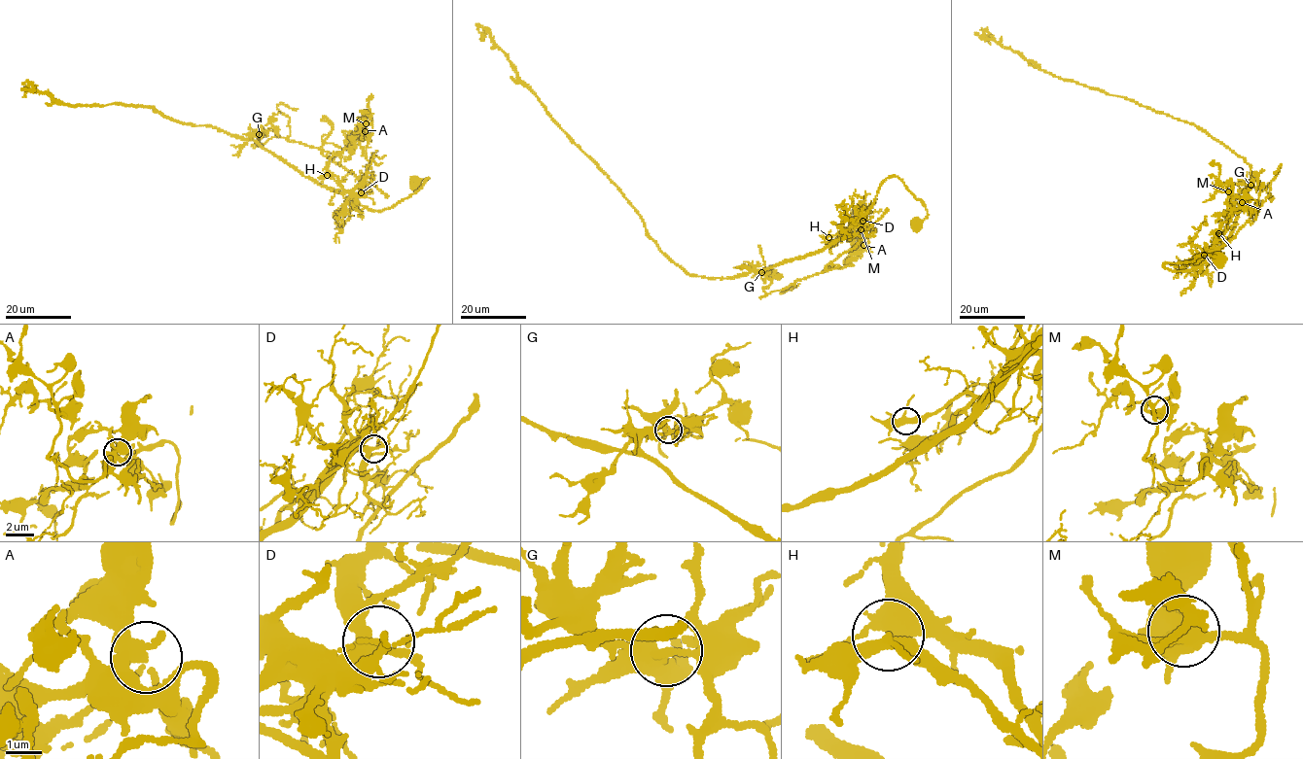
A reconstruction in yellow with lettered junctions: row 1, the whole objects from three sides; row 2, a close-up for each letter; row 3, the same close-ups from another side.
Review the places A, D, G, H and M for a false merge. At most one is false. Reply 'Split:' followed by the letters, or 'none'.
Split: G

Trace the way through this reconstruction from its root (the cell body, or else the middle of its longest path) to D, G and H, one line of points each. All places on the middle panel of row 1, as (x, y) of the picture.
D: (916, 224), (916, 220), (927, 216), (926, 206), (896, 176), (883, 182), (870, 210), (859, 219), (862, 221)
G: (916, 224), (927, 216), (924, 204), (899, 179), (887, 177), (869, 211), (843, 236), (756, 271), (761, 272)
H: (916, 224), (916, 220), (927, 216), (926, 206), (893, 176), (887, 177), (870, 210), (850, 229), (828, 237)

